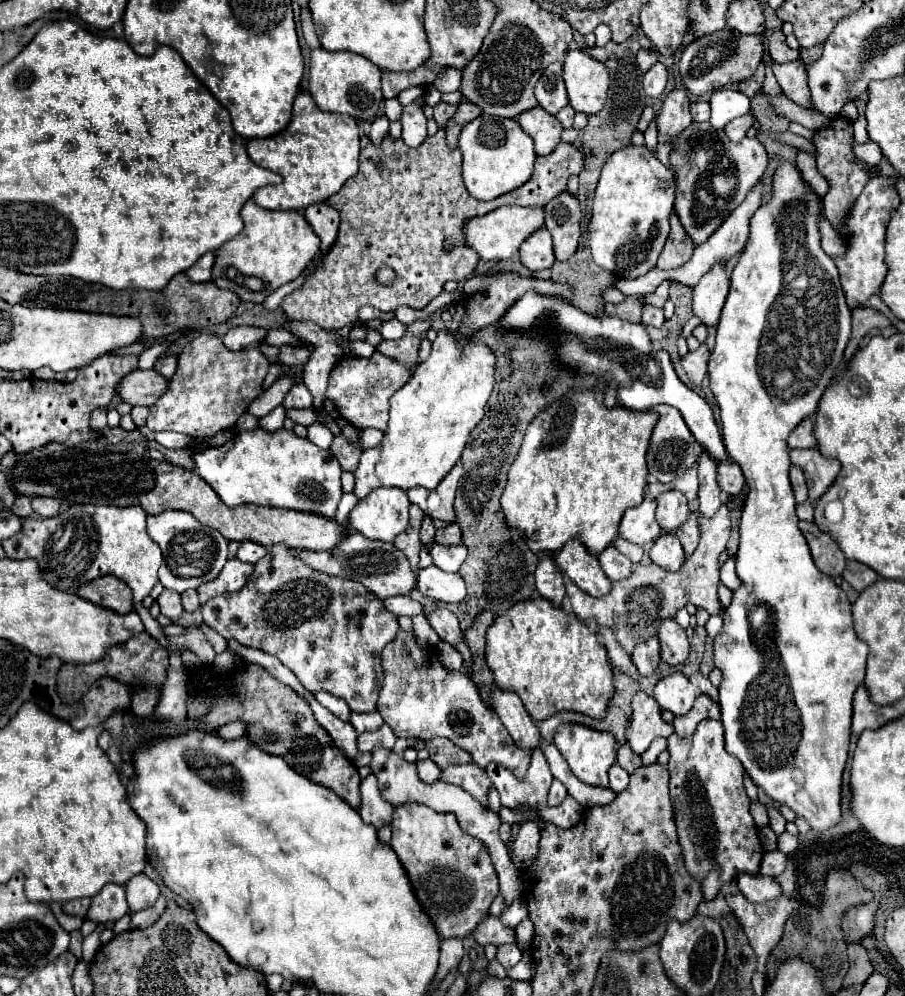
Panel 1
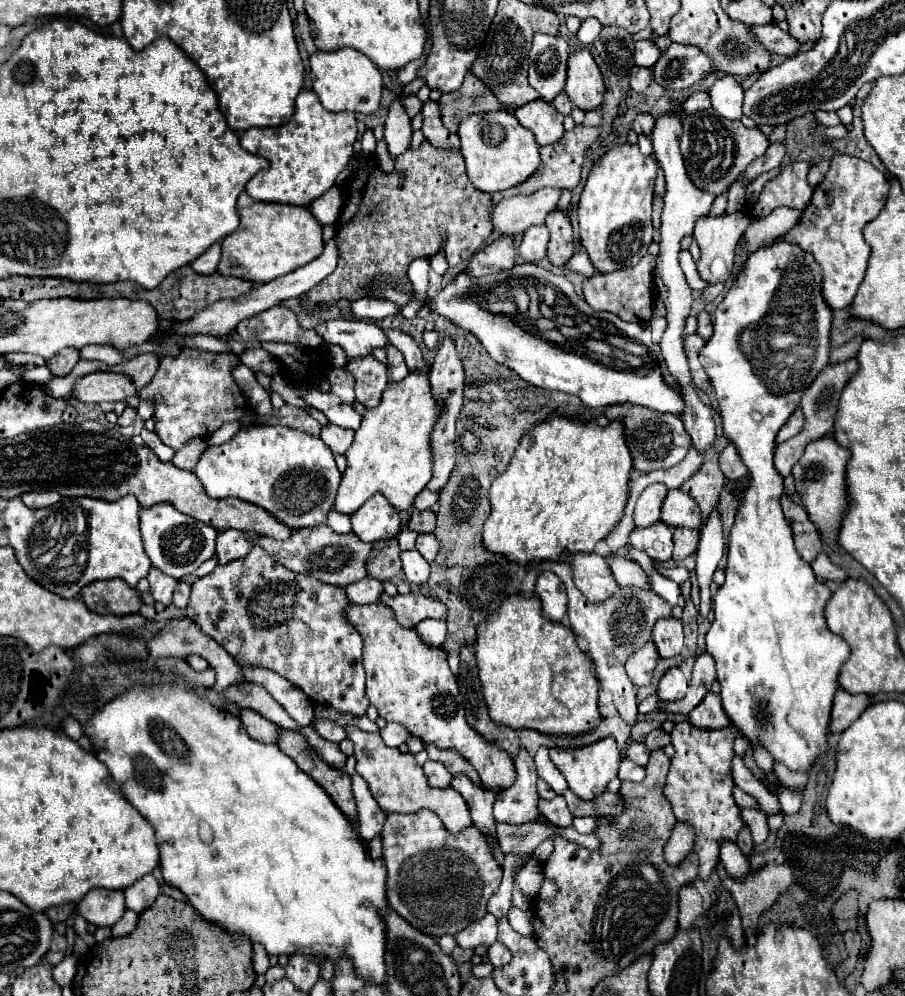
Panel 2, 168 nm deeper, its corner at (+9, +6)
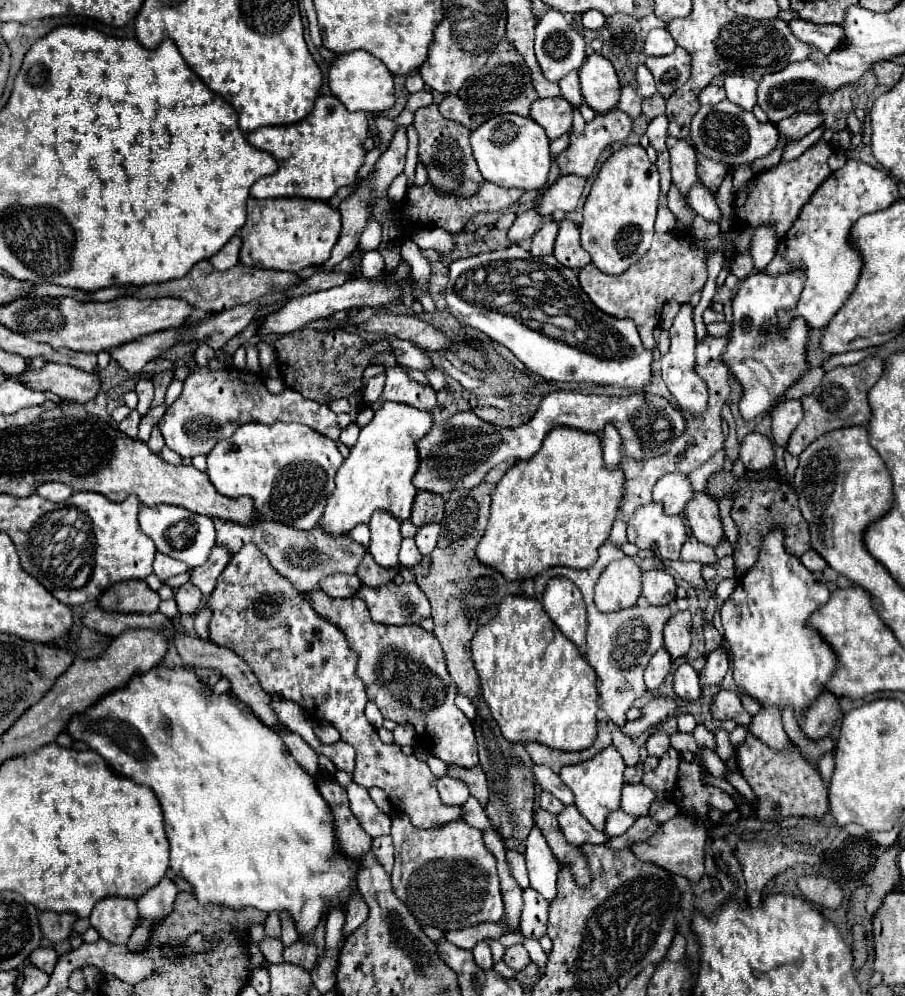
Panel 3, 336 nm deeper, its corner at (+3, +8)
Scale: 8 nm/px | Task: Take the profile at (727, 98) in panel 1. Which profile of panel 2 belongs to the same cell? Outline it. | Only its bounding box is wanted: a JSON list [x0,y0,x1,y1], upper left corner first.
[708,76,742,120]

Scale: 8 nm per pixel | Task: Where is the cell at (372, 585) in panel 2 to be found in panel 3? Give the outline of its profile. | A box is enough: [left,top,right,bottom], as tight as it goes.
[320,574,362,598]

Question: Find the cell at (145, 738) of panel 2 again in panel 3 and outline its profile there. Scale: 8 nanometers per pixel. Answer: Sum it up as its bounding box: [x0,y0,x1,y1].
[66,666,358,934]

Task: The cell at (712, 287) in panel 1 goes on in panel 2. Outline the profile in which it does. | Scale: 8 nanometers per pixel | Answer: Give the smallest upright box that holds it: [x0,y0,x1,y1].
[694,212,750,284]

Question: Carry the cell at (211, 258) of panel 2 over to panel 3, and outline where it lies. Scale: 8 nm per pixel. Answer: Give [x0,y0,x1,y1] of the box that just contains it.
[210,236,242,270]

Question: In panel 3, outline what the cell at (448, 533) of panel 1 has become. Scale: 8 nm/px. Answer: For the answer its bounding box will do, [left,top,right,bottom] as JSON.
[410,490,444,528]

